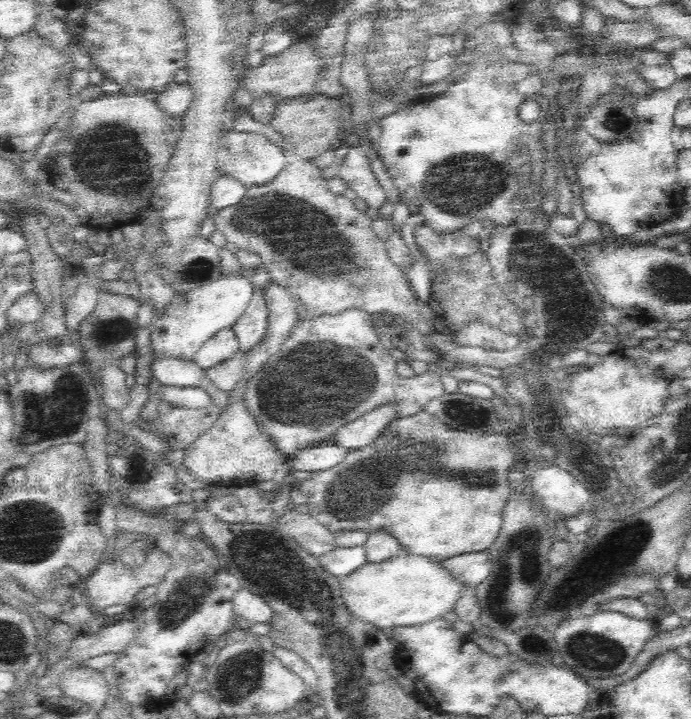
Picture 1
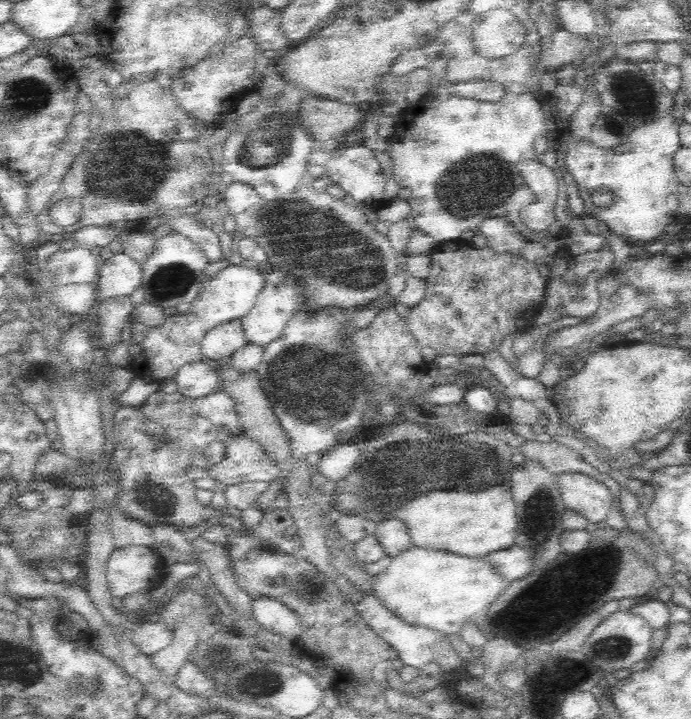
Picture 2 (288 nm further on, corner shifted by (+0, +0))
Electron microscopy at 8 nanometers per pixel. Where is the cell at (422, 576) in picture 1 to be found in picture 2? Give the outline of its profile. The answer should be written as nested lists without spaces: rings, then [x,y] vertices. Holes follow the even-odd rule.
[[[412,546],[392,558],[390,566],[374,578],[372,594],[406,624],[440,630],[448,636],[460,634],[466,622],[480,616],[480,610],[486,612],[494,598],[502,594],[502,586],[506,586],[506,580],[484,558],[466,558],[444,550]]]

